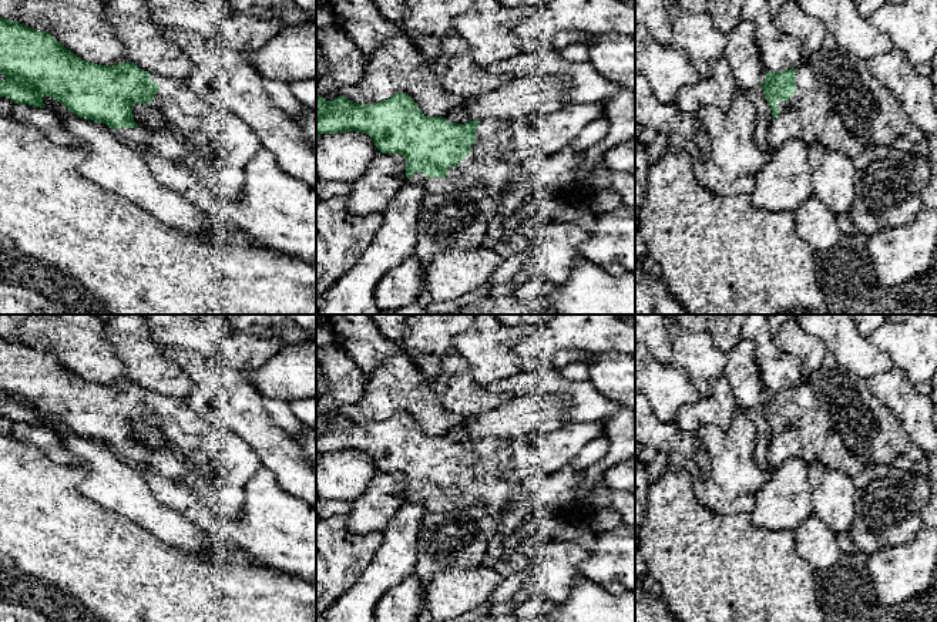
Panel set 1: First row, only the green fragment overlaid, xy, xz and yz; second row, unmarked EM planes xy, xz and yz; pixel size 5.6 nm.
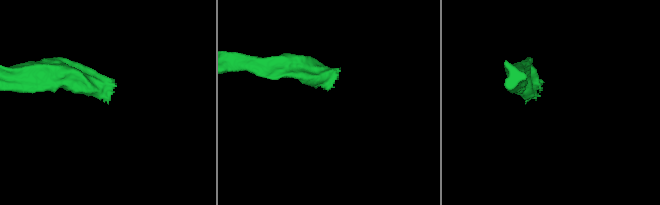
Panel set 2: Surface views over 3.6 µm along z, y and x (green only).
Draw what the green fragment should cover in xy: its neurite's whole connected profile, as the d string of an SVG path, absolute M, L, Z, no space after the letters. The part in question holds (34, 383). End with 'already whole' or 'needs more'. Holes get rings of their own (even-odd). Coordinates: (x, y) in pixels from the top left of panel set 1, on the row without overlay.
M1 336L0 391L6 396L0 399L0 416L40 427L46 427L46 414L53 416L77 436L107 443L122 455L142 463L145 471L184 483L224 521L241 514L245 485L261 467L259 455L248 443L231 430L204 420L189 408L185 399L144 390L132 381L88 381L67 369L50 352ZM134 423L148 423L169 441L157 450L140 446L134 440Z | needs more

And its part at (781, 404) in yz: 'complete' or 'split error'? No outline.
split error

